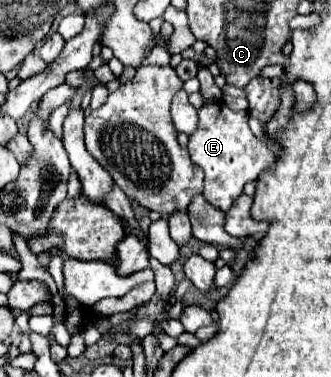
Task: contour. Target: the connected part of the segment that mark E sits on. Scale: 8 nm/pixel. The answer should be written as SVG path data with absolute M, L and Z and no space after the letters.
M216 102L212 106L202 106L198 110L198 118L198 130L188 142L190 160L206 174L204 198L214 208L226 212L242 194L246 182L256 180L264 170L274 166L276 154L250 132L246 110L232 112L228 106L224 106L224 102Z

